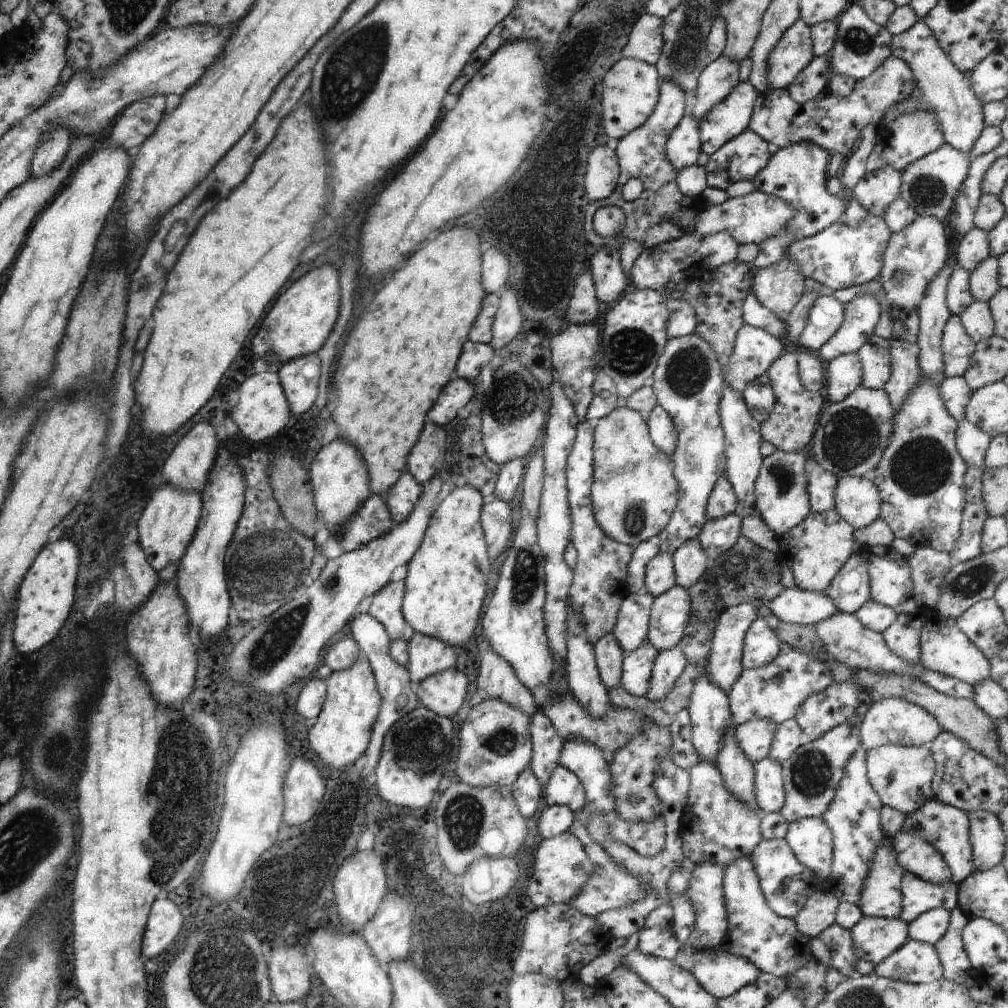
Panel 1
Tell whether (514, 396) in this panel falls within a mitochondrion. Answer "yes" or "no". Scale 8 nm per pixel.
yes

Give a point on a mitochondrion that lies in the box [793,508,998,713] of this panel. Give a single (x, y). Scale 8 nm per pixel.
(967, 584)

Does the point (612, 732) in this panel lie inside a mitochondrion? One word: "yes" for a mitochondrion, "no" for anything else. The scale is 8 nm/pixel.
yes

